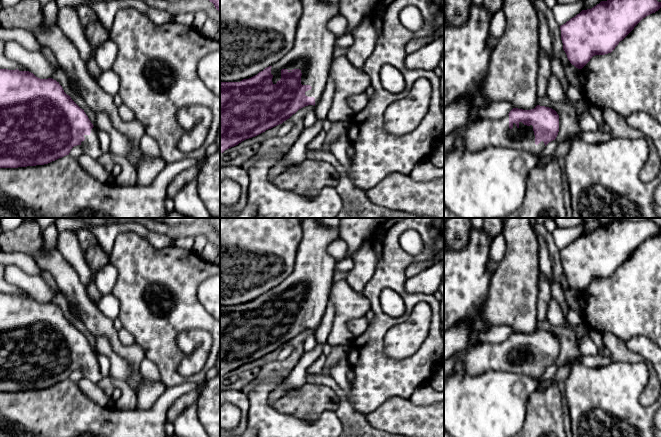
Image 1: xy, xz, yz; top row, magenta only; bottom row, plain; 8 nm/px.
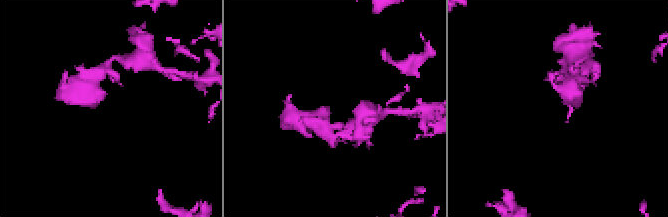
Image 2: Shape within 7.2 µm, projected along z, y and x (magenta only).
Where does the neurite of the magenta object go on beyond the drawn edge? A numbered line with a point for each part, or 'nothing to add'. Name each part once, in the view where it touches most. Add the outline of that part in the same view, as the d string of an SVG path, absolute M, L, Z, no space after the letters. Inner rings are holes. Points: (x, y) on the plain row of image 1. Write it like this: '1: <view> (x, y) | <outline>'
1: xz (312, 277) | M305 218L301 225L302 240L294 270L272 289L272 306L276 308L281 303L282 293L300 293L301 308L312 311L305 319L314 321L316 330L327 308L337 262L327 253L327 247L339 238L339 229L325 227L316 218Z

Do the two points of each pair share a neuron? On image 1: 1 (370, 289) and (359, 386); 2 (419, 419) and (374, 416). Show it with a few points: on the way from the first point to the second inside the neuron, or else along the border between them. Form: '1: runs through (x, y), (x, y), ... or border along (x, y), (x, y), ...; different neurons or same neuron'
1: runs through (378, 313), (378, 328), (368, 348), (368, 362); same neuron
2: runs through (408, 419), (385, 417); same neuron

